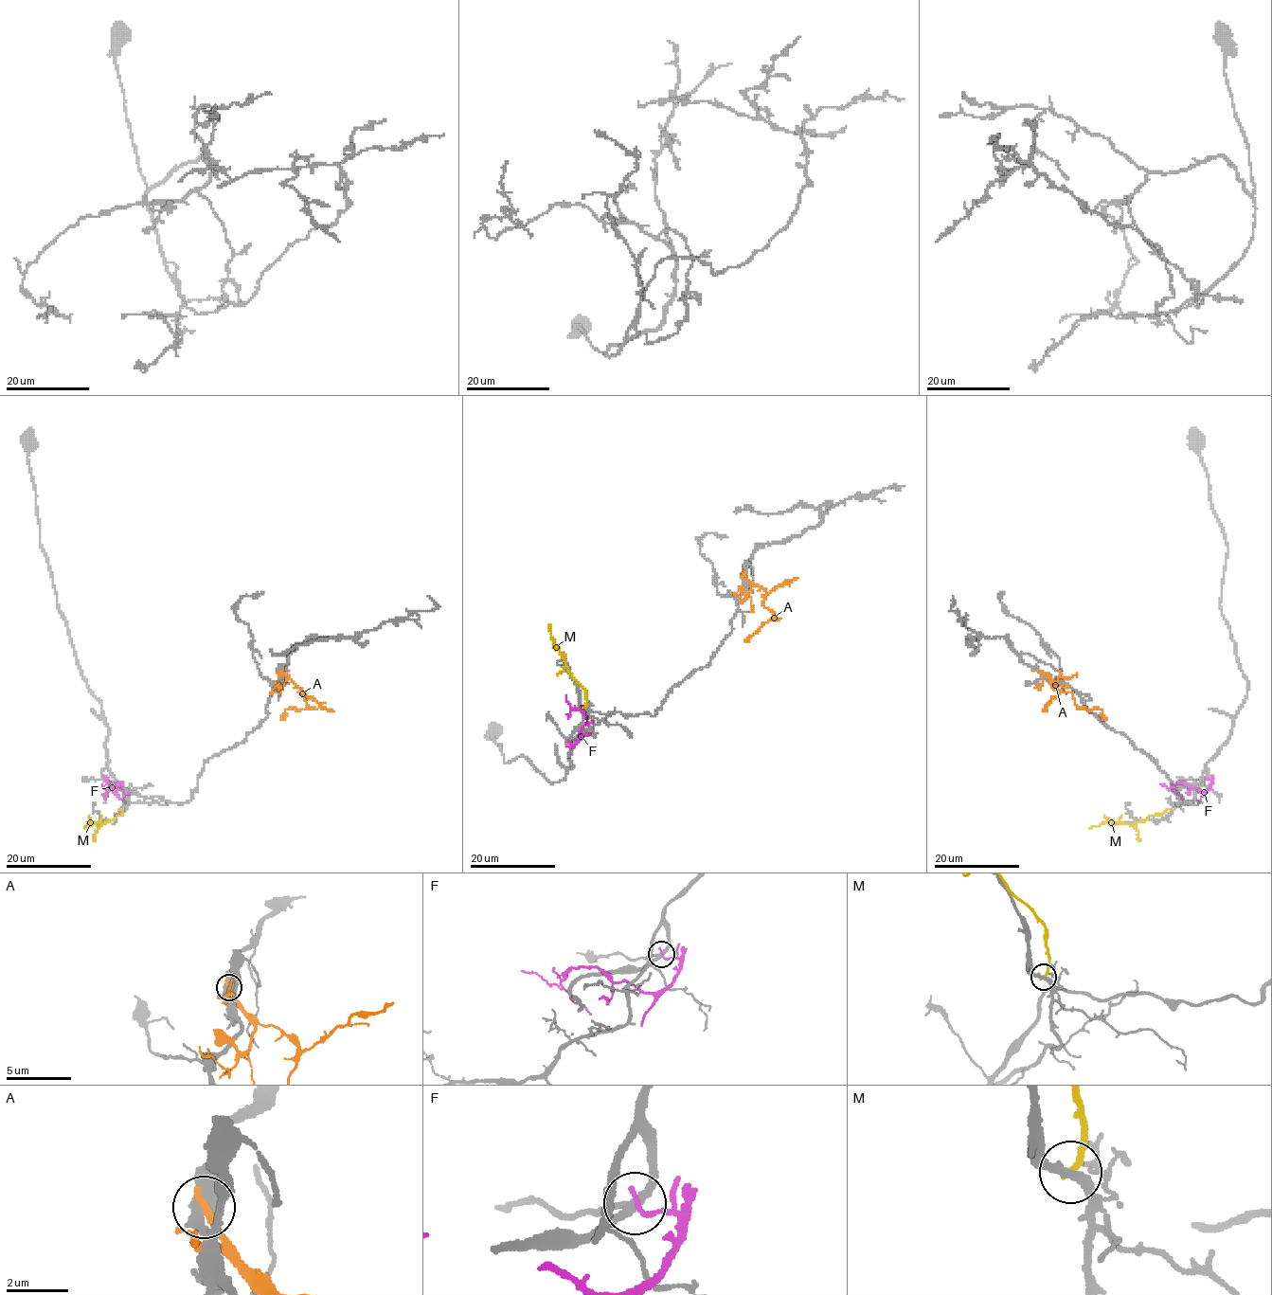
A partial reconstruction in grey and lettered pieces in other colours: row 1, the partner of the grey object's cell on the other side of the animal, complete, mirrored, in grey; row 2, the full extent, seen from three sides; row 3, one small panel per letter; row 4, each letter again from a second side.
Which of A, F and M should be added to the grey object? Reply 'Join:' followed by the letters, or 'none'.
Join: none

